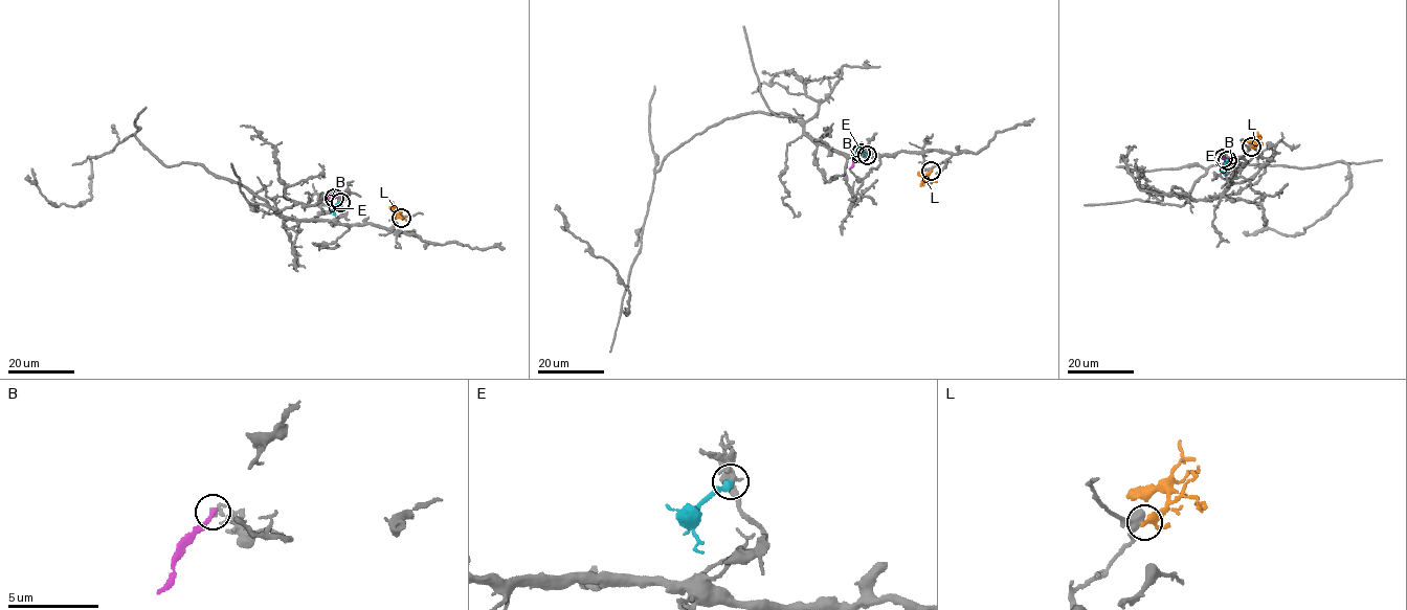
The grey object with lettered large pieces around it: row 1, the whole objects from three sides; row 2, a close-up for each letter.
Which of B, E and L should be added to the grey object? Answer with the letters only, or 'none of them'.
E

